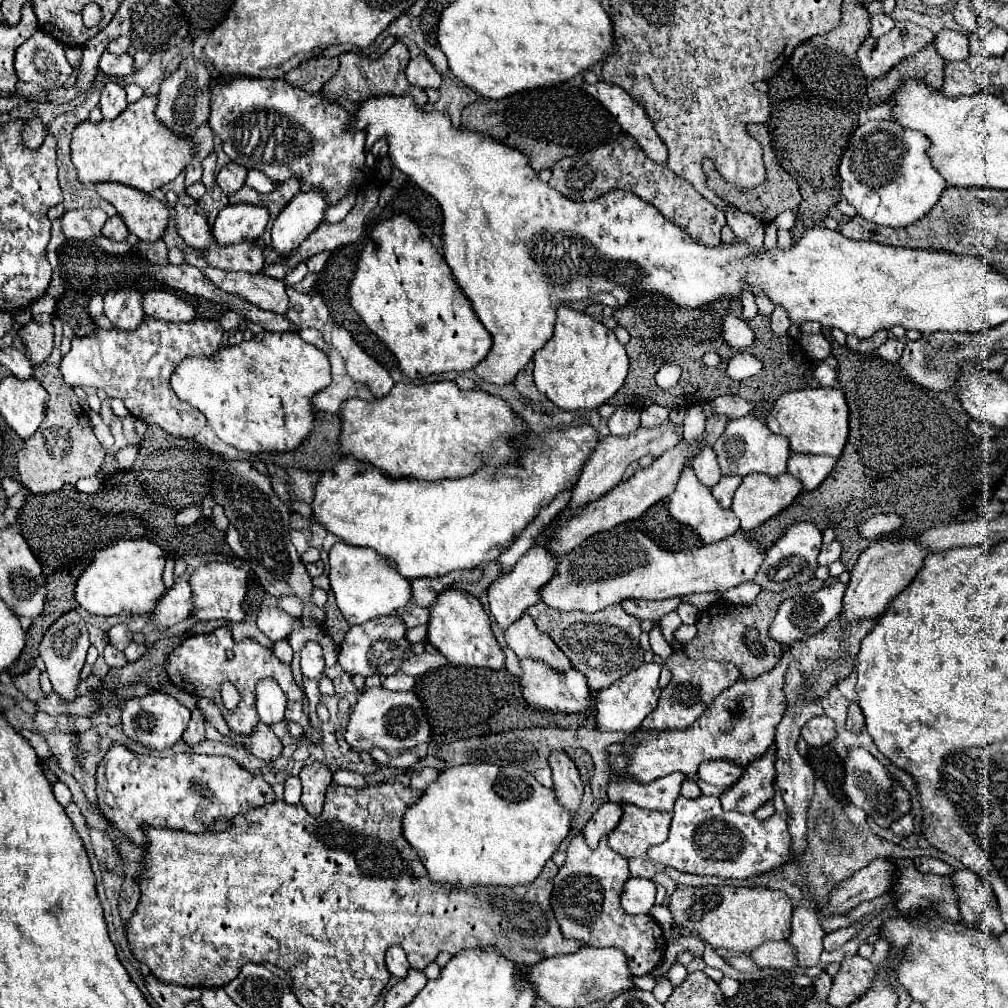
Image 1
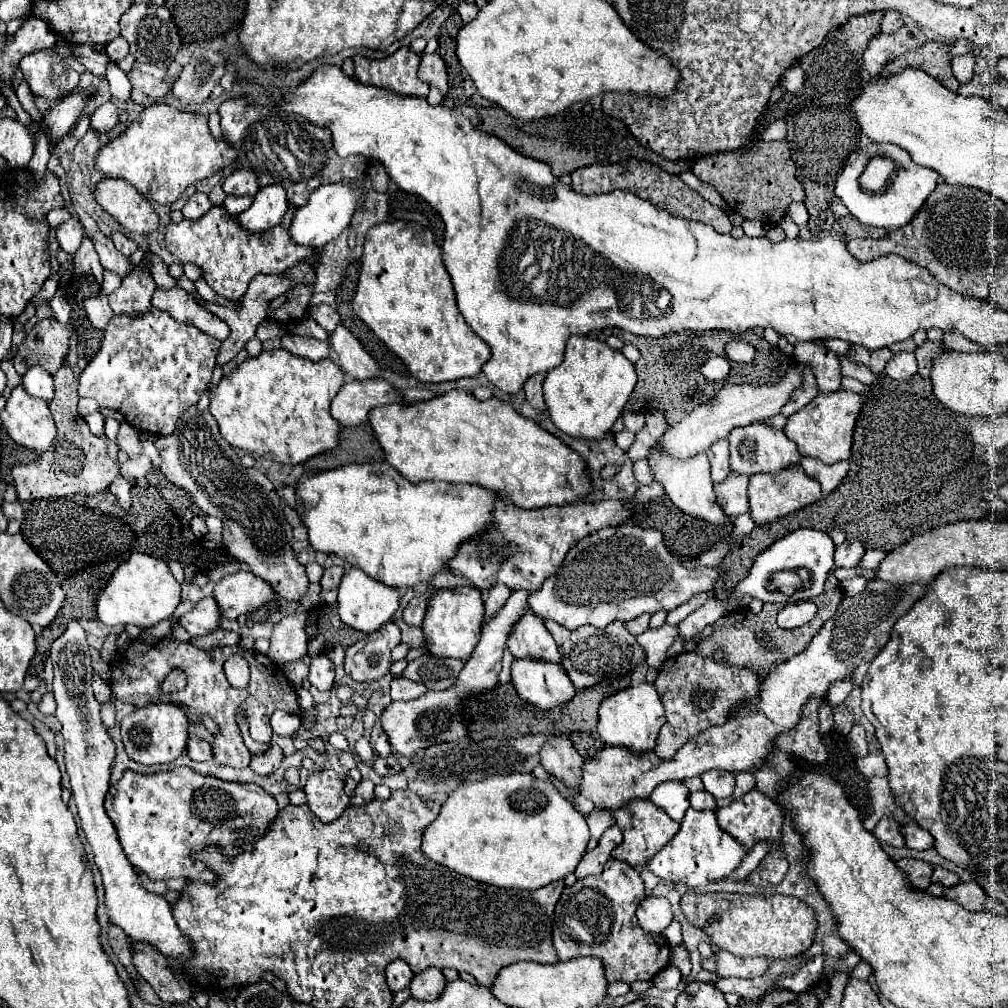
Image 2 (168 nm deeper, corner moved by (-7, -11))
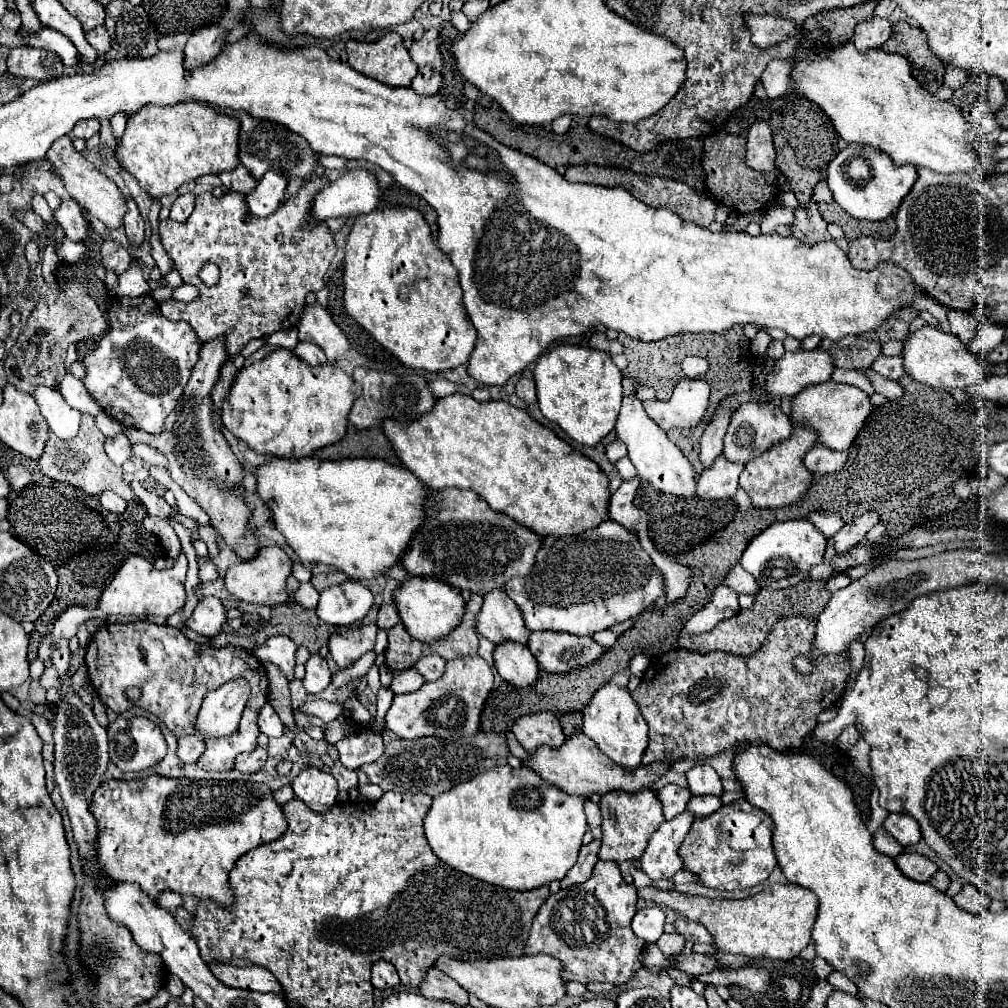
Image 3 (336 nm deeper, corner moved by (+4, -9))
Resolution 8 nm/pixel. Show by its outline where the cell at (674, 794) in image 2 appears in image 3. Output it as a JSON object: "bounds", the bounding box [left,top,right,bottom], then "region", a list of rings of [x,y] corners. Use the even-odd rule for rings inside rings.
{"bounds":[657,785,691,819],"region":[[[665,785],[657,791],[657,797],[663,805],[665,819],[673,819],[675,815],[679,815],[687,809],[691,793],[689,793],[689,789],[683,789],[679,785]]]}

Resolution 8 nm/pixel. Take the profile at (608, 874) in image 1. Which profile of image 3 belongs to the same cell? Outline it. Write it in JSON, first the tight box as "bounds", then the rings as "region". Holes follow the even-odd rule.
{"bounds":[525,861,645,985],"region":[[[597,861],[593,869],[593,877],[581,885],[573,885],[569,889],[559,889],[557,893],[549,895],[547,901],[541,905],[533,919],[533,927],[525,945],[525,955],[537,955],[547,953],[551,957],[557,957],[563,961],[563,979],[567,981],[579,981],[583,985],[587,983],[613,983],[613,985],[625,985],[629,983],[635,973],[643,967],[641,953],[645,949],[645,941],[633,935],[631,931],[631,919],[635,915],[635,903],[637,903],[637,889],[635,885],[629,885],[623,881],[621,871],[617,863],[613,861]]]}

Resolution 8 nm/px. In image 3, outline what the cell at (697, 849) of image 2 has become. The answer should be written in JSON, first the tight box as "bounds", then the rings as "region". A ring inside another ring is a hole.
{"bounds":[641,811,693,881],"region":[[[685,811],[671,821],[665,821],[657,833],[649,839],[647,849],[641,855],[641,871],[647,873],[653,881],[671,879],[675,873],[683,869],[683,859],[679,847],[683,845],[689,829],[693,825],[693,813]]]}

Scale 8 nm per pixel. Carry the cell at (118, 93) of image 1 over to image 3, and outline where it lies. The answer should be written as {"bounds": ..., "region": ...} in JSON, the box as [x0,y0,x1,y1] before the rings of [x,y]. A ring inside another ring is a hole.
{"bounds":[71,119,99,139],"region":[[[85,119],[85,121],[79,121],[71,135],[75,137],[81,137],[81,139],[91,139],[95,133],[99,133],[99,121],[97,119]]]}

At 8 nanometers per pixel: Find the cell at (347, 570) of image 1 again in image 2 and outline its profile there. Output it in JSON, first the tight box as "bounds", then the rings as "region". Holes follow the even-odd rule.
{"bounds":[338,567,400,633],"region":[[[354,567],[346,569],[342,583],[338,587],[338,615],[342,623],[364,633],[378,631],[380,625],[388,623],[394,611],[398,609],[398,601],[400,601],[400,595],[396,593],[396,589],[384,587],[384,583],[376,583],[376,579],[368,579],[364,571],[356,571]]]}

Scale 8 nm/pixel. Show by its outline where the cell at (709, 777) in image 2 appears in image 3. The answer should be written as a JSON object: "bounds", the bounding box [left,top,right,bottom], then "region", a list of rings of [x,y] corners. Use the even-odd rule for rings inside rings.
{"bounds":[687,763,723,795],"region":[[[707,763],[689,769],[687,781],[693,795],[721,795],[723,793],[723,785],[717,771]]]}

